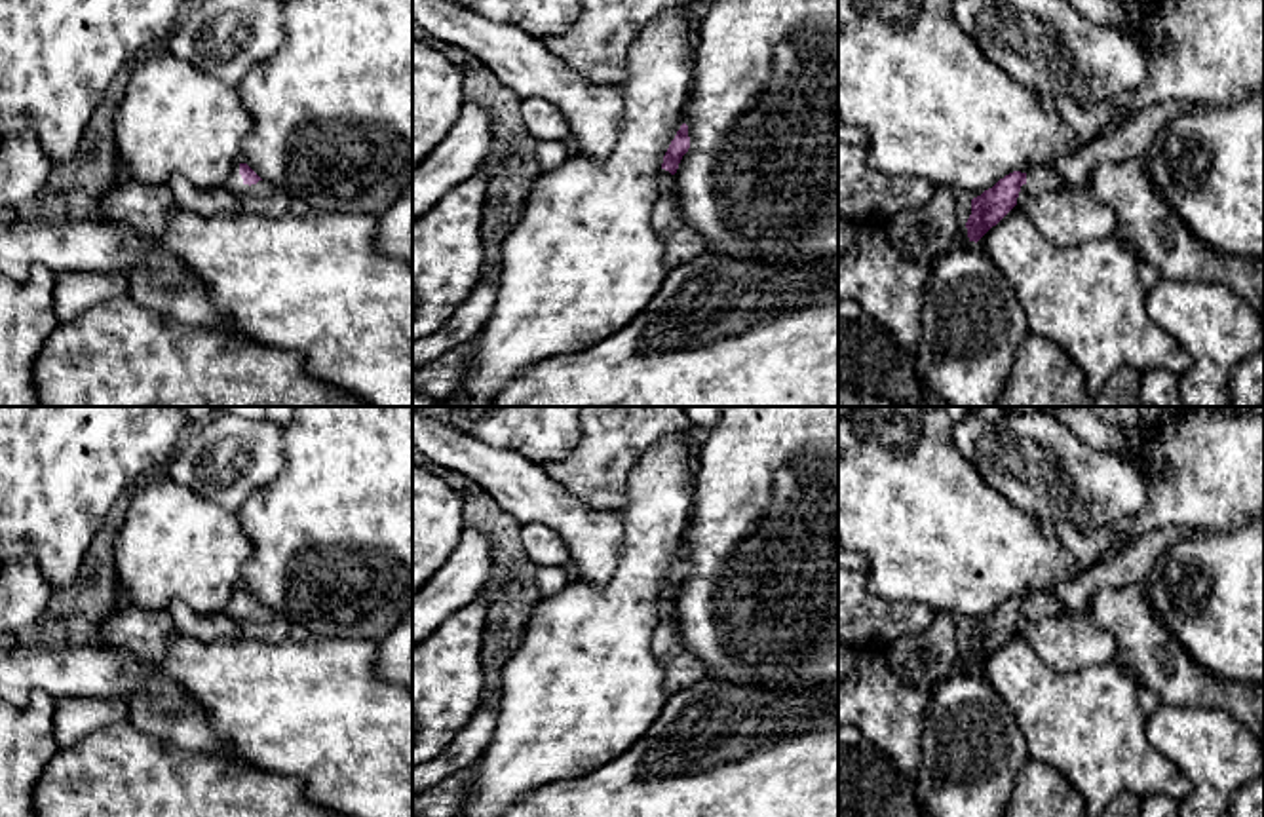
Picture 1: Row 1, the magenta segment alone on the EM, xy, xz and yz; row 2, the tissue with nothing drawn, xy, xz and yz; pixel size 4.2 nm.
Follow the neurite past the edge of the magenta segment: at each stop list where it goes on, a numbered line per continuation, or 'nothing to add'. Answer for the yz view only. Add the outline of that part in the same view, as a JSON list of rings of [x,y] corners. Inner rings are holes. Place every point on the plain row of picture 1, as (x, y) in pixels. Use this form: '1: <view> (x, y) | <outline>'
1: yz (1131, 565) | [[[1158,528],[1139,536],[1123,549],[1110,553],[1101,564],[1083,572],[1055,595],[1034,593],[1026,597],[1030,619],[1083,614],[1091,597],[1106,587],[1142,583],[1156,560],[1177,542],[1196,536],[1188,528]]]

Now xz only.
1: xz (681, 669) | [[[661,595],[658,602],[660,623],[654,633],[652,650],[663,671],[667,695],[686,690],[707,676],[705,665],[686,650],[680,640],[673,600]]]

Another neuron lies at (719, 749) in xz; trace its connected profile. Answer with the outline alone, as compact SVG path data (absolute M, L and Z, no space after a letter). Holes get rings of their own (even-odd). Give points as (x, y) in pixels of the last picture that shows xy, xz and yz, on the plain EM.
M705 676L669 695L656 722L623 754L582 777L544 785L509 804L498 817L838 817L838 680L793 692Z

